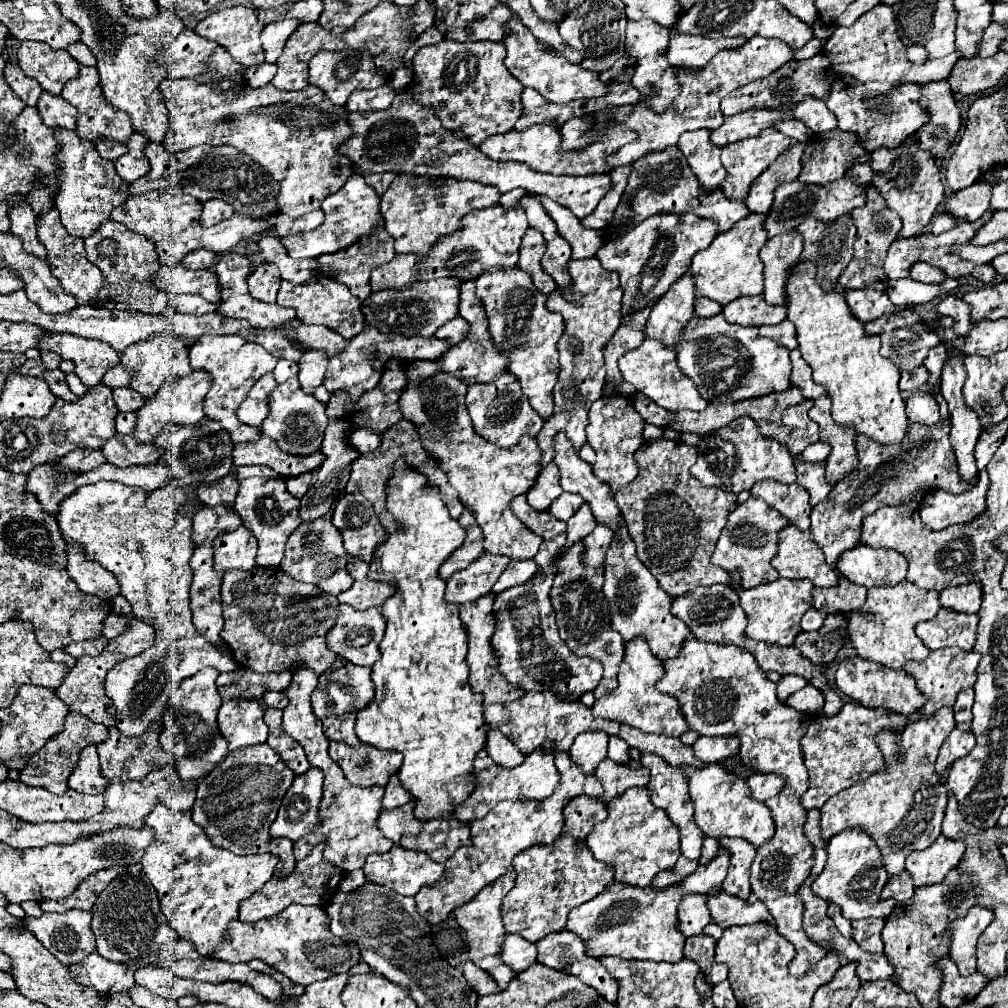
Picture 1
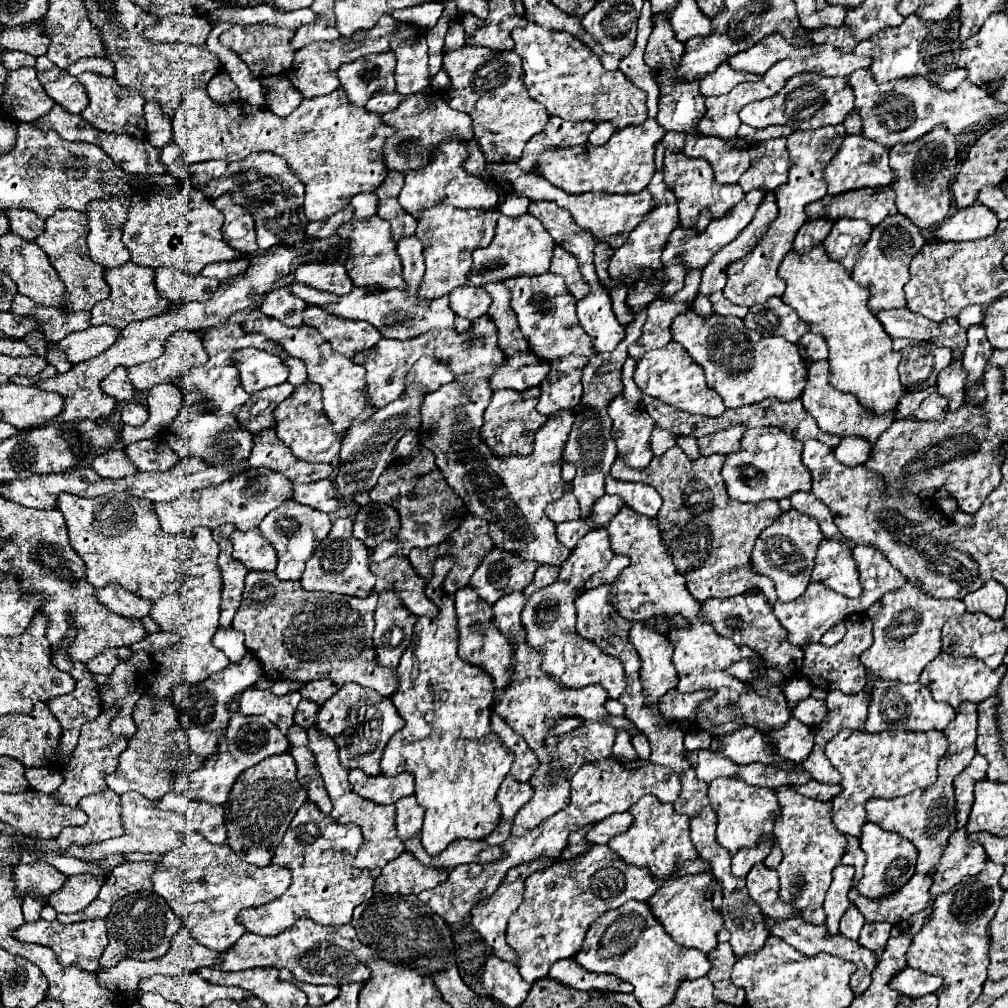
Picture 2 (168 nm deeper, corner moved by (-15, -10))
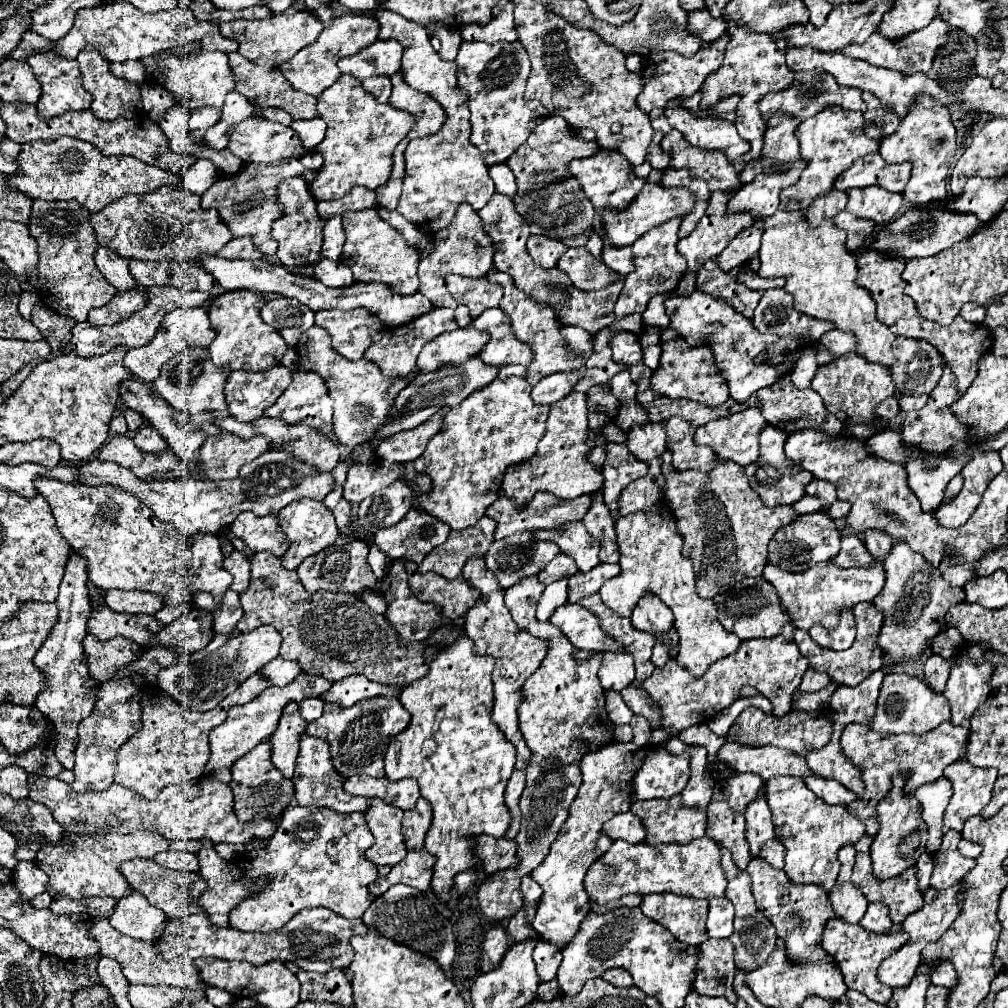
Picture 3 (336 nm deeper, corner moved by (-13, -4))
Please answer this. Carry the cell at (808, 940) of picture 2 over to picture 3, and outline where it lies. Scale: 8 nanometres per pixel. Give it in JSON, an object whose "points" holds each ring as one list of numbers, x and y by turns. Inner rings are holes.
{"points":[[830,919,822,931,822,949,826,953,830,953,834,957,834,961,838,963,838,967,842,969,848,989,864,993,868,999,872,999,880,1005,886,1005,892,997,892,989,878,981,876,969,886,957,890,957,902,945,902,939,906,939,906,933,898,931,898,933,874,935,874,933,866,933,866,929,862,929,860,925,846,925,844,921]]}

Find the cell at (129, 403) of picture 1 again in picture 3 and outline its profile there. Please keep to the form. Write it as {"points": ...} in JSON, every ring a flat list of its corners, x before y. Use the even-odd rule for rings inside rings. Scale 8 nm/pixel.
{"points":[[126,409,124,411,124,419,126,419,130,431,138,431,140,425,142,425,142,421,144,421,142,415,138,415,138,411,134,411,134,409]]}

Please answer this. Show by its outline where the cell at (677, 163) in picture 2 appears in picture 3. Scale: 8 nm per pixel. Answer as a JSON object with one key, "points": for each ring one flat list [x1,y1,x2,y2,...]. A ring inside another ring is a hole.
{"points":[[670,131,668,135,664,135,660,147,670,153,672,169,688,169,692,173,692,179,704,179,710,191,732,193,740,187,738,173,730,163,726,163,726,157,722,157,722,153,694,149,692,145,686,145,682,133,678,131]]}

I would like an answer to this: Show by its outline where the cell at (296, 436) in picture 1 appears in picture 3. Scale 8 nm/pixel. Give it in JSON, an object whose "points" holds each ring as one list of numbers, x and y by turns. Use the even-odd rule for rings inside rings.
{"points":[[294,371,292,373,292,383,288,389,276,399,274,405,270,405,264,415,282,419,288,425,308,425,310,429,318,431,320,435,330,435,332,433,332,401,328,397,328,387,318,377,316,373,310,371]]}

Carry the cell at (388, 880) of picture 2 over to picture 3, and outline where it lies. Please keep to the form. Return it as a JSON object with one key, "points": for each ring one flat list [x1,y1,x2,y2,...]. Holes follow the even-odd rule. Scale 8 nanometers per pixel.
{"points":[[426,849,408,851,408,855,398,865,394,865,386,877,378,877,370,885,370,893,382,895,388,887,396,883,410,885,418,891,428,891,432,879,432,865,434,865,434,857,426,853]]}

